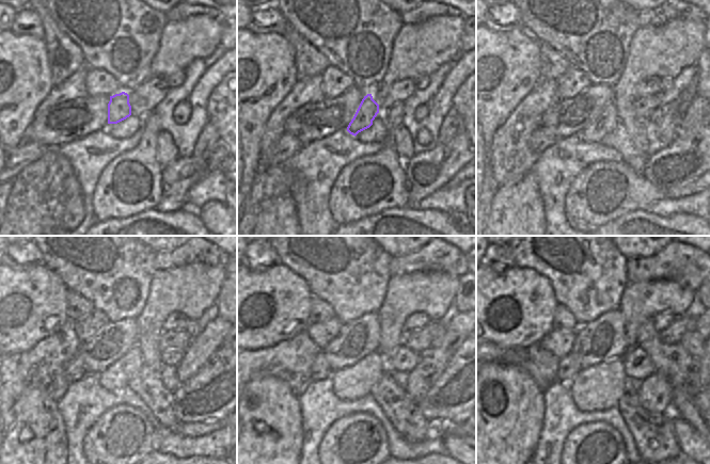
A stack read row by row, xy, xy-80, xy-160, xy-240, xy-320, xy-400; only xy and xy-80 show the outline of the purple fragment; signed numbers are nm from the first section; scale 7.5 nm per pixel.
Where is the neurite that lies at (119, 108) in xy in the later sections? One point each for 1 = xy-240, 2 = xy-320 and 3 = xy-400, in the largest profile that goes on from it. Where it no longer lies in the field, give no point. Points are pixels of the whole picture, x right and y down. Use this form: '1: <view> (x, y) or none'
1: xy-240 (119, 374)
2: xy-320 (351, 383)
3: xy-400 (599, 387)

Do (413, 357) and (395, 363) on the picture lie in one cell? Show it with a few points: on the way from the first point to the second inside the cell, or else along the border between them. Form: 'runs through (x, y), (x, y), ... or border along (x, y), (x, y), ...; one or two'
runs through (409, 360), (399, 362); one

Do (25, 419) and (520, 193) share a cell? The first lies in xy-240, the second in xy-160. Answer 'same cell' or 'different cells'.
same cell

